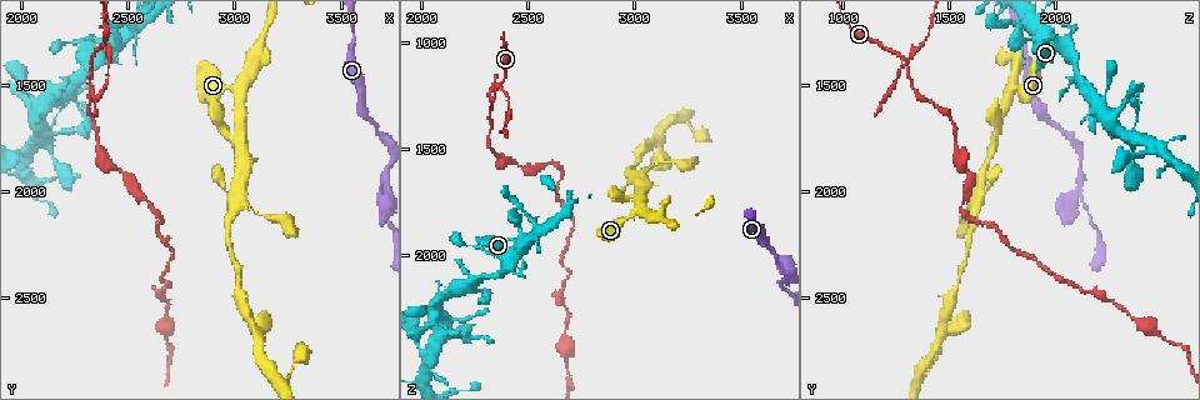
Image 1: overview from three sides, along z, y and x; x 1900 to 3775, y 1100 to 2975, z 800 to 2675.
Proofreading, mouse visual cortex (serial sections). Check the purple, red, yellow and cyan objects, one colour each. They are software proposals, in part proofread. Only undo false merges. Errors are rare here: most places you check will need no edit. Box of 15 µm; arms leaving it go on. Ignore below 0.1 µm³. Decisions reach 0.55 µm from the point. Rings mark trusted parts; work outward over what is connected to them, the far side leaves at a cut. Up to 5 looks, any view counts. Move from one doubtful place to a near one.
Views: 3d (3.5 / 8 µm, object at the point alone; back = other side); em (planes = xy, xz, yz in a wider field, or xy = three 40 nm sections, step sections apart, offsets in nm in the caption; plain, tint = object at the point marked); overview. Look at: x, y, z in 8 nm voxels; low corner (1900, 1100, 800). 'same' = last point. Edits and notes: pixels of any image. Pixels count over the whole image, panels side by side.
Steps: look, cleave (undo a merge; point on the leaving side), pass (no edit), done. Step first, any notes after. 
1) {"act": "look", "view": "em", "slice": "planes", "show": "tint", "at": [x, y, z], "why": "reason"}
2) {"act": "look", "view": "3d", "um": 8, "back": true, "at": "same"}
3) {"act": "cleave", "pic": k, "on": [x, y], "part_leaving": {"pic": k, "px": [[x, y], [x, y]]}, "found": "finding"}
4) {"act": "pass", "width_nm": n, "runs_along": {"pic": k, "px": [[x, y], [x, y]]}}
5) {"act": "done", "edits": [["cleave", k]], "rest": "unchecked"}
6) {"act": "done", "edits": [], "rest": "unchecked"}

{"act": "look", "view": "3d", "um": 8, "back": true, "at": [3690, 2050, 2110], "why": "three-way junction"}

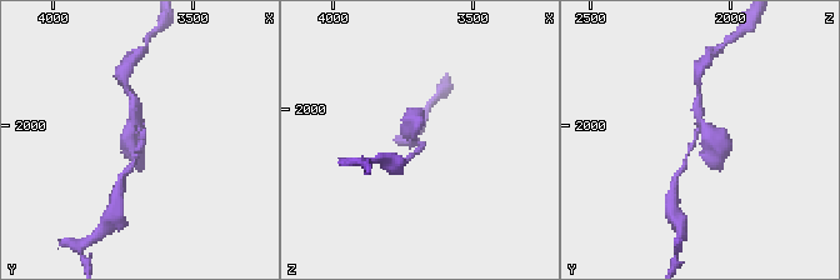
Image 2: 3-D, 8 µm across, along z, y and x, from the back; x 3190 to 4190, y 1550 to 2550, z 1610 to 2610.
{"act": "look", "view": "em", "slice": "xy", "step": 5, "show": "tint", "at": [3700, 2050, 2120], "arms": 3, "arm_widths_nm": [150, 250, 500]}

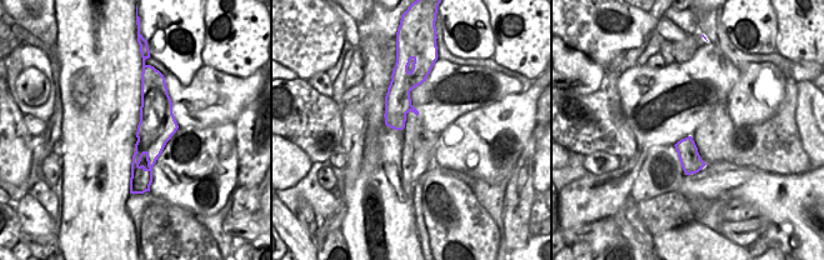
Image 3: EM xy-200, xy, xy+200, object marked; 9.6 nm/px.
{"act": "pass", "width_nm": 220, "runs_along": {"pic": 3, "px": [[146, 83], [150, 145], [133, 180]]}, "found": "one cell here"}

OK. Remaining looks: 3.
{"act": "look", "view": "3d", "um": 3.5, "at": [2320, 1370, 1280], "why": "a fork"}

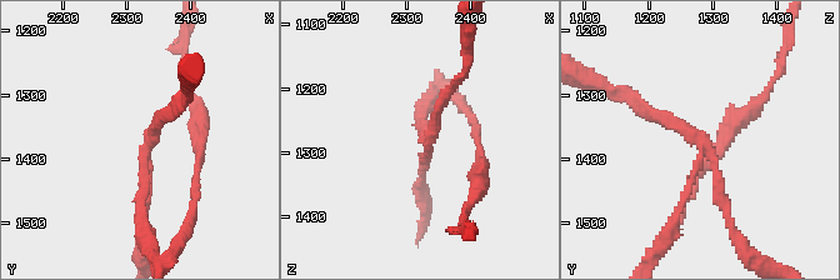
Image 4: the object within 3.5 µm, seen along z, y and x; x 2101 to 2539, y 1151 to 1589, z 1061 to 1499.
{"act": "look", "view": "em", "slice": "xy", "step": 2, "show": "tint", "at": [2335, 1375, 1280], "arms": 3, "arm_widths_nm": [150, 150, 150]}

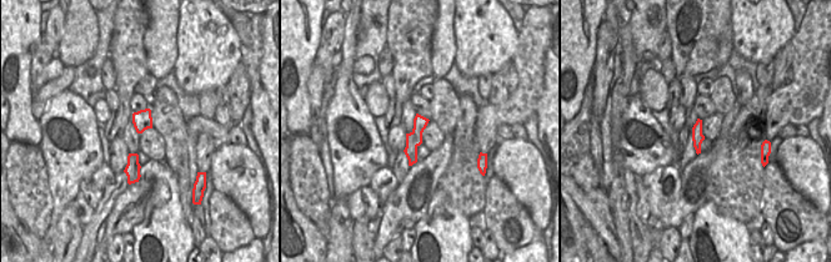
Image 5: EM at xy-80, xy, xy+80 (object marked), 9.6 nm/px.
{"act": "cleave", "pic": 4, "on": [686, 196], "width_nm": 170, "border": {"pic": 5, "px": [[413, 131], [417, 145]]}, "found": "a second cell is stuck on"}

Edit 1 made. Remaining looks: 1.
{"act": "done", "edits": [["cleave", 4]], "rest": "unchecked"}

